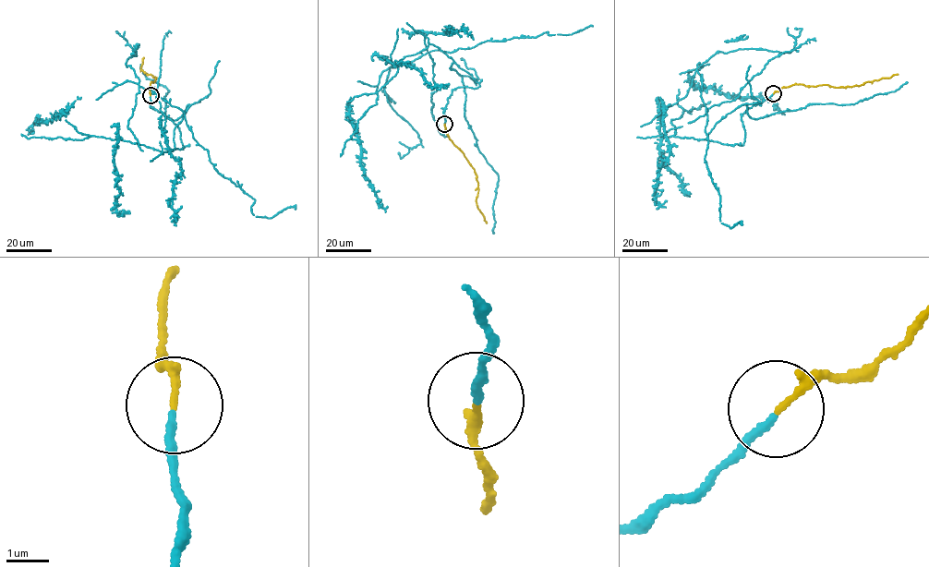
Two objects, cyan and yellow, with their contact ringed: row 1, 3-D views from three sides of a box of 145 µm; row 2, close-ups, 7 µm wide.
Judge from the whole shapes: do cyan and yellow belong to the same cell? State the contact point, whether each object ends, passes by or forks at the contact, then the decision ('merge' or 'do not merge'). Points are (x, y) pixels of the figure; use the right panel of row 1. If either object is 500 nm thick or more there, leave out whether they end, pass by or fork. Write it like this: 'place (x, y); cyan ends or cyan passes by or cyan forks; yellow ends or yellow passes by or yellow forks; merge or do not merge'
place (773, 93); cyan ends; yellow ends; merge

